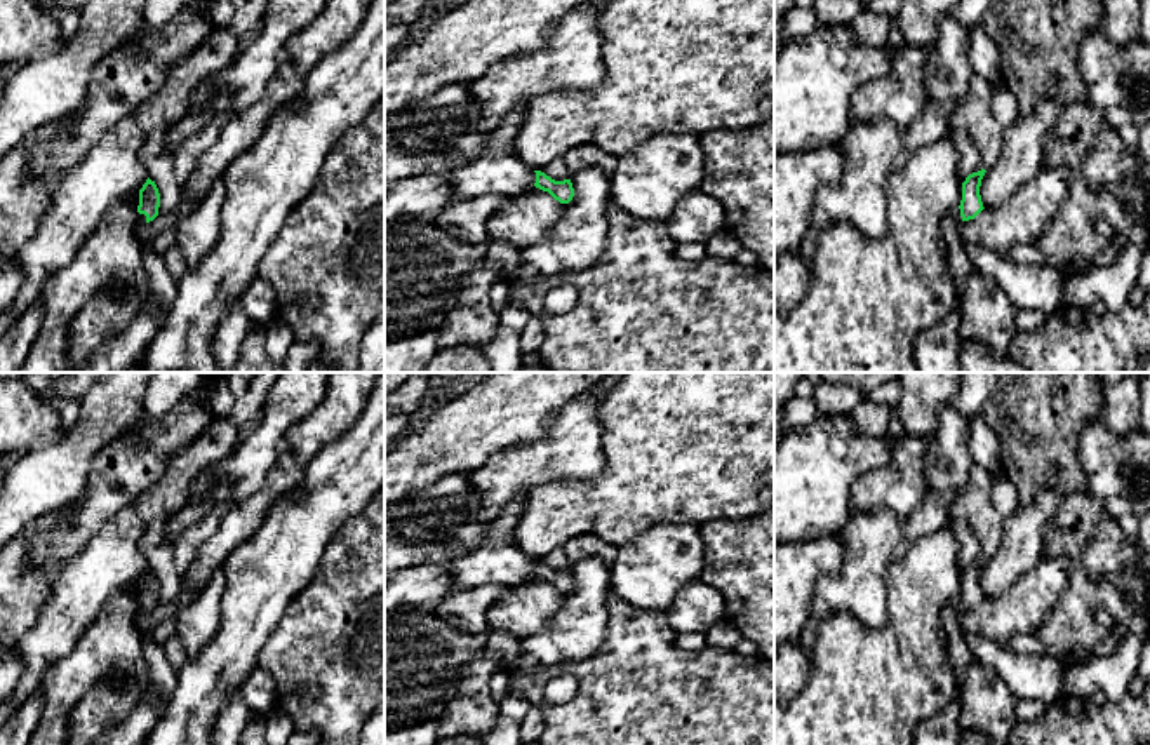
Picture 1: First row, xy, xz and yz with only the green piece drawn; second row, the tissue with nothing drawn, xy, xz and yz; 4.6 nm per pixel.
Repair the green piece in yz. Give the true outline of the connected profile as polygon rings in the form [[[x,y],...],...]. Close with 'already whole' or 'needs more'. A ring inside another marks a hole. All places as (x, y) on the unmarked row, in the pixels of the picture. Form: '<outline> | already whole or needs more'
[[[981,559],[966,567],[962,573],[960,595],[943,607],[941,623],[948,637],[948,654],[955,668],[957,693],[946,708],[917,726],[913,733],[913,745],[959,745],[962,684],[966,681],[967,667],[973,661],[959,614],[962,611],[974,609],[985,599],[980,585],[985,562],[986,560]]] | needs more

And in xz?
[[[541,560],[534,562],[536,562],[536,573],[534,573],[536,578],[548,581],[560,594],[569,594],[572,590],[574,578],[571,569],[555,571]]] | already whole

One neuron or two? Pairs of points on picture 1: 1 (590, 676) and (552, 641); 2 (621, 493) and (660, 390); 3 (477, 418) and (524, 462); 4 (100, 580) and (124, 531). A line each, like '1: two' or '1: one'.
1: two
2: one
3: two
4: one

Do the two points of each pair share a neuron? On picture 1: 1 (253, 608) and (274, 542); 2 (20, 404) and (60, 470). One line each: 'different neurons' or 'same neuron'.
1: same neuron
2: different neurons

